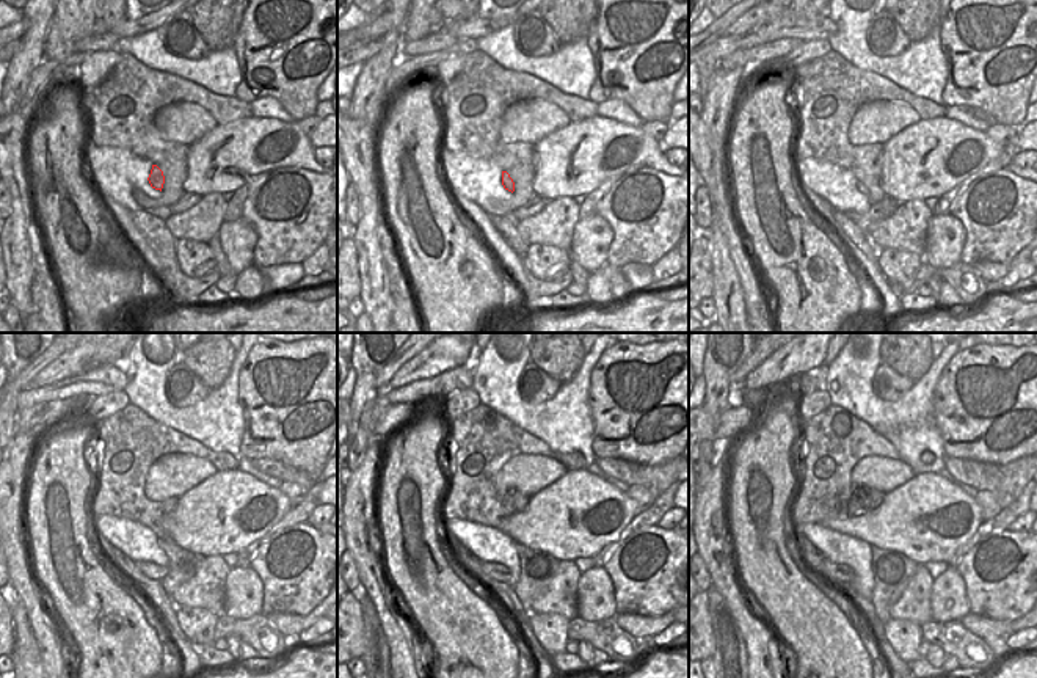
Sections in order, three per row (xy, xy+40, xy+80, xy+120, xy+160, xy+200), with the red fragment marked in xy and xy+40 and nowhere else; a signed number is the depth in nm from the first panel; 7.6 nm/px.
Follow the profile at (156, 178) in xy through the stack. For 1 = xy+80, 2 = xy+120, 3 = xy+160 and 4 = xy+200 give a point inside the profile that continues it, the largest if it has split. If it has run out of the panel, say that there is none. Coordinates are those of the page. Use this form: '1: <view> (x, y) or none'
1: xy+80 (862, 189)
2: xy+120 (182, 567)
3: xy+160 (537, 567)
4: xy+200 (891, 570)

